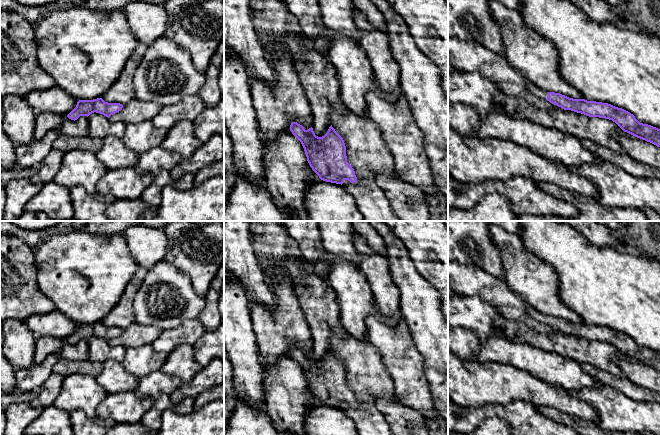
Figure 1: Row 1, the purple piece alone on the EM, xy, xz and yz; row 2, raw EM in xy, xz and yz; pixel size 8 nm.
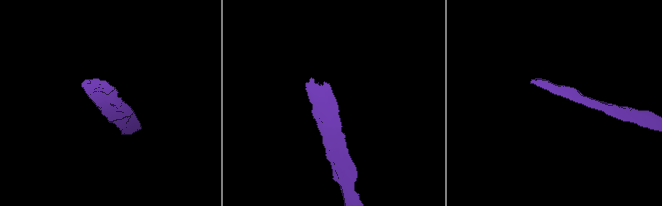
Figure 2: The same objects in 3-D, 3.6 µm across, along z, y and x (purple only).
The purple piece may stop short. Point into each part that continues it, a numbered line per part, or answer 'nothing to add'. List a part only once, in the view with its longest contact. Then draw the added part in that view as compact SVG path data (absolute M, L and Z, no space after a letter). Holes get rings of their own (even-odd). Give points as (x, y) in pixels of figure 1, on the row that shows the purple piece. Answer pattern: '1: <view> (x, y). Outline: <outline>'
1: yz (535, 90). Outline: M530 84L527 86L527 89L535 96L546 100L547 96L548 96L548 91L545 91L537 86L535 86L534 84Z

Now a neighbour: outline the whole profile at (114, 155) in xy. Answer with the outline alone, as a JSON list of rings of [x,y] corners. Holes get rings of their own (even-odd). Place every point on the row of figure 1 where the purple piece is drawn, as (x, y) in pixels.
[[[114,136],[103,138],[102,148],[95,154],[108,170],[135,168],[139,159],[139,154],[128,149],[122,139]]]

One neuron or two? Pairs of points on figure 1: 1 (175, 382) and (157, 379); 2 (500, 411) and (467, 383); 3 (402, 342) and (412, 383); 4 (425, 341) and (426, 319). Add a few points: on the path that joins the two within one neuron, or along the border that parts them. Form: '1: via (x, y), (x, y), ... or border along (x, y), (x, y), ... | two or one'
1: via (171, 382), (161, 382) | one
2: border along (516, 400), (507, 404), (484, 404), (470, 407) | two
3: via (403, 352), (406, 355), (406, 369), (408, 373) | one
4: via (426, 336), (426, 324) | one

